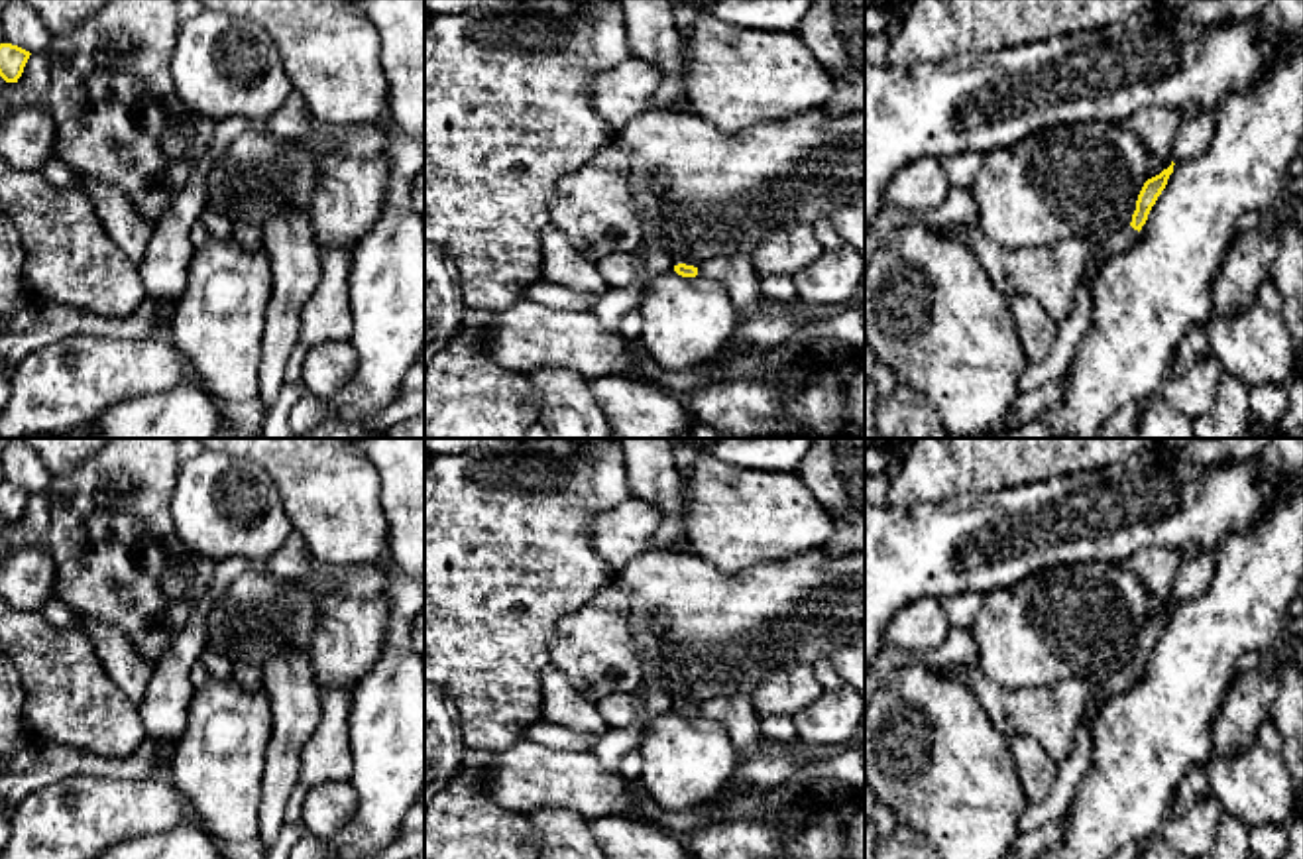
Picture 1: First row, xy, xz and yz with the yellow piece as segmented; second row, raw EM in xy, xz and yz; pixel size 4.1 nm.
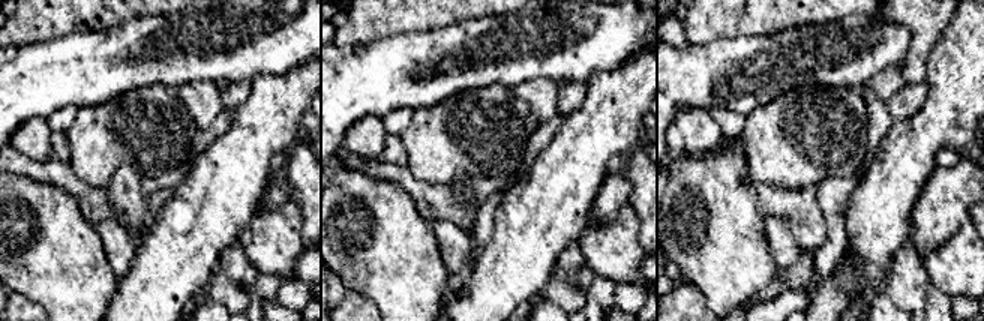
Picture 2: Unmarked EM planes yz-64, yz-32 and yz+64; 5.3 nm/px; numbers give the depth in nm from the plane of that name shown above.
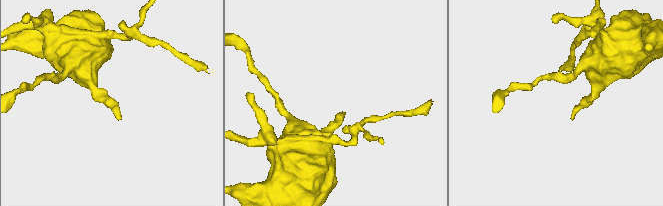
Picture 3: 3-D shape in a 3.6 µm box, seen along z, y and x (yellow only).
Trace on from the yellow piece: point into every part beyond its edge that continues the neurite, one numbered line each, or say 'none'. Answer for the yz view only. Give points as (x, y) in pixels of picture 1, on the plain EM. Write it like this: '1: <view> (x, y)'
1: yz (1117, 685)

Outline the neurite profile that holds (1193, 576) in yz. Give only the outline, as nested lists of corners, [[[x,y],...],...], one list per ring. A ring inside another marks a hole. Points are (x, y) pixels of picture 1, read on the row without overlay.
[[[1211,552],[1185,556],[1173,580],[1173,603],[1199,598],[1211,584],[1215,574],[1215,560]]]

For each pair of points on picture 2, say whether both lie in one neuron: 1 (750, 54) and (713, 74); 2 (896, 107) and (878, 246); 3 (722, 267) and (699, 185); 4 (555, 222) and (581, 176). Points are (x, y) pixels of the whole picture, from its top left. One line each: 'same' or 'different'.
1: same
2: different
3: same
4: same

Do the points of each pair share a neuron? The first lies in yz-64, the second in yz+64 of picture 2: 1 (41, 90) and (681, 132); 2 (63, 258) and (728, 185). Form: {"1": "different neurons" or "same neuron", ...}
{"1": "different neurons", "2": "same neuron"}

